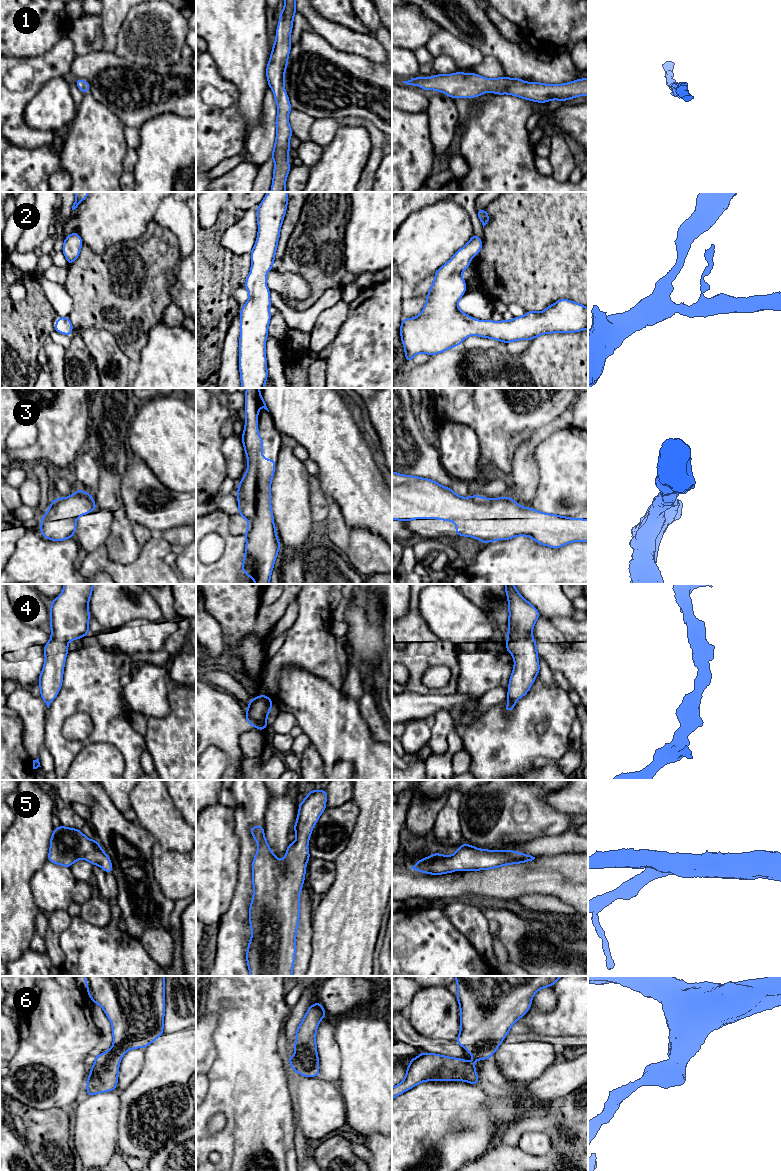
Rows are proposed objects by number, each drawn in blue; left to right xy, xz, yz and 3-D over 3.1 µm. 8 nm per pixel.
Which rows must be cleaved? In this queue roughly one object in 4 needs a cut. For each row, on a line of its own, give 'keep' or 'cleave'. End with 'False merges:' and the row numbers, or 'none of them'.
1: keep
2: keep
3: keep
4: keep
5: keep
6: keep
False merges: none of them

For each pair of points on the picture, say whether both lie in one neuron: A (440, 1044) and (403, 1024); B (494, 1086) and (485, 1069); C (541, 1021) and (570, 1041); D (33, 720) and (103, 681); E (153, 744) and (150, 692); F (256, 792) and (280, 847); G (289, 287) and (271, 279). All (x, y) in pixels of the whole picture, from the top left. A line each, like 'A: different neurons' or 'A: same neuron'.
A: same neuron
B: same neuron
C: different neurons
D: different neurons
E: different neurons
F: different neurons
G: same neuron

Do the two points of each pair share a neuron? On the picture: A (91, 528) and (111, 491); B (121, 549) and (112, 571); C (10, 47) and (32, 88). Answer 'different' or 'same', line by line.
A: different
B: different
C: different

